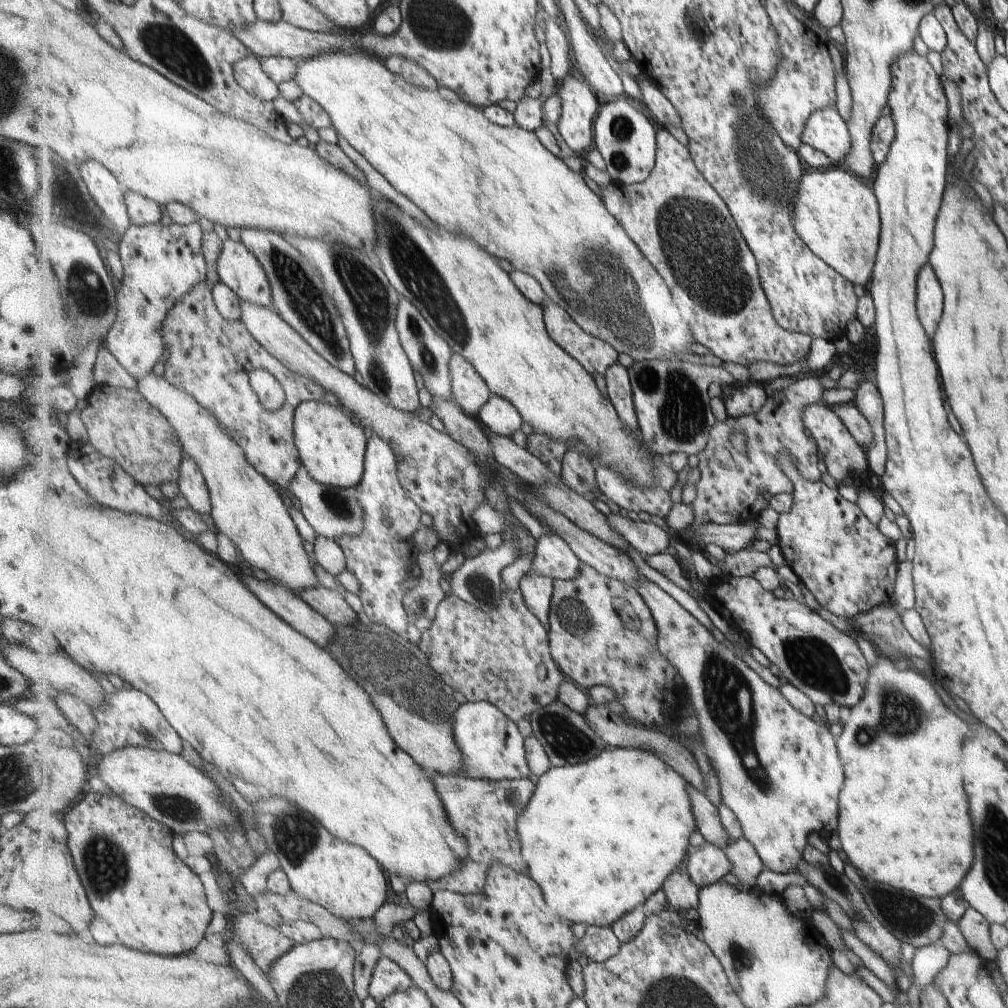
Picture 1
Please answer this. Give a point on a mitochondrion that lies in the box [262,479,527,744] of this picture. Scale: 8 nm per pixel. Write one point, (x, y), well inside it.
(407, 683)

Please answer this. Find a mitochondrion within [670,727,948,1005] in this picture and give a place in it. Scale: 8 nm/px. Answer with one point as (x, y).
(910, 917)

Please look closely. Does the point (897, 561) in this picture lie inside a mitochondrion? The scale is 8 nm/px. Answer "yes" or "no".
no

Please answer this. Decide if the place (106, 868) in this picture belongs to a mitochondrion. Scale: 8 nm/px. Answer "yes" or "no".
yes

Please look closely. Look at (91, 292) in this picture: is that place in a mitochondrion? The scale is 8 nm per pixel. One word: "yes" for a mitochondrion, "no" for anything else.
yes

